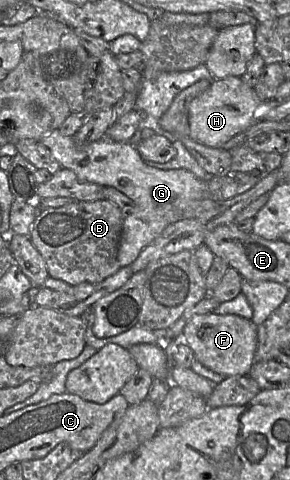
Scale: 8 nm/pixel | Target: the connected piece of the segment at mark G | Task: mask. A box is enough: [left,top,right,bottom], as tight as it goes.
[40,129,209,267]

